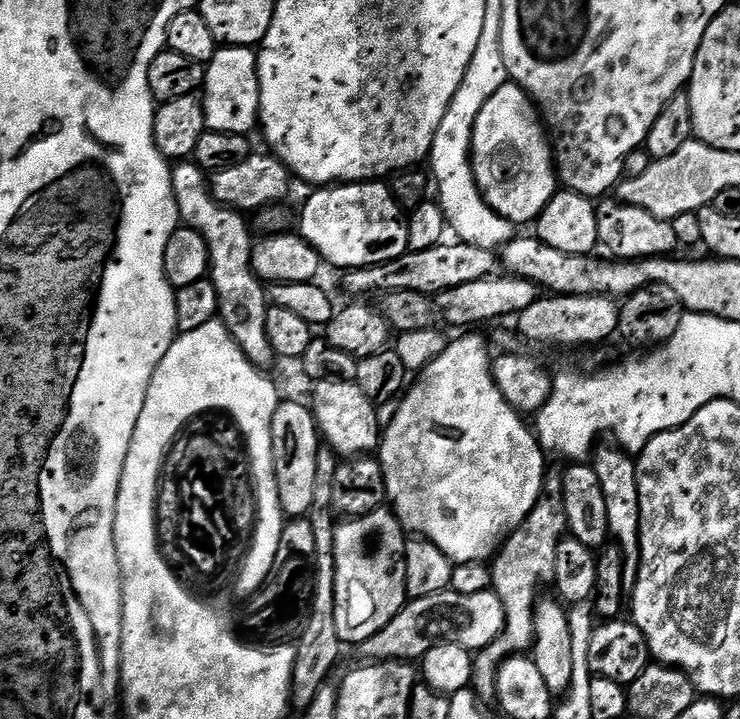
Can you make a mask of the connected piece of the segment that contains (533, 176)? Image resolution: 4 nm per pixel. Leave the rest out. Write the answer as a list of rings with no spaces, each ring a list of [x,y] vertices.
[[[511,82],[502,86],[502,90],[498,90],[492,97],[490,102],[486,102],[486,106],[482,106],[482,110],[478,113],[478,122],[474,122],[474,134],[472,135],[472,169],[474,170],[474,178],[478,190],[484,196],[484,201],[493,208],[497,214],[500,215],[501,220],[508,221],[509,225],[516,226],[516,224],[531,225],[542,214],[542,210],[546,210],[553,198],[556,197],[558,191],[558,177],[556,175],[556,161],[554,159],[554,149],[550,143],[550,137],[546,131],[546,125],[541,117],[540,109],[537,108],[536,103],[532,97],[519,88],[518,85]]]

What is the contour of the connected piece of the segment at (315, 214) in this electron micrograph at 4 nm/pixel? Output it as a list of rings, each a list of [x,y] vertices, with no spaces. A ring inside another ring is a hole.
[[[366,180],[362,184],[320,186],[313,192],[300,212],[298,232],[314,246],[325,265],[333,264],[339,270],[365,268],[390,262],[408,251],[408,225],[387,183]]]

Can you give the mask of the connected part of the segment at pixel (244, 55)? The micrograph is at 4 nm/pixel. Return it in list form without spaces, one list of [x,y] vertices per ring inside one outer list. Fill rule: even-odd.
[[[217,47],[214,58],[204,70],[204,87],[202,103],[204,106],[204,123],[207,131],[222,134],[238,134],[248,136],[257,131],[260,122],[260,83],[258,82],[257,53],[252,48]]]

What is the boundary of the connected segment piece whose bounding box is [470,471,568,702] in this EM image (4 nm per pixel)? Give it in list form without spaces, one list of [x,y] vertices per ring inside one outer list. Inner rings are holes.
[[[559,471],[547,473],[544,490],[540,493],[540,501],[530,510],[530,514],[514,530],[512,535],[504,541],[500,551],[491,561],[492,587],[491,591],[502,602],[506,622],[502,634],[490,646],[475,653],[473,659],[473,674],[471,689],[480,697],[481,701],[488,702],[495,697],[496,679],[501,664],[509,656],[518,656],[527,653],[536,639],[536,604],[541,595],[540,587],[543,584],[551,585],[556,579],[554,574],[554,558],[558,554],[558,546],[565,539],[568,532],[566,522],[566,506],[564,505],[564,491],[562,490],[563,475]]]

